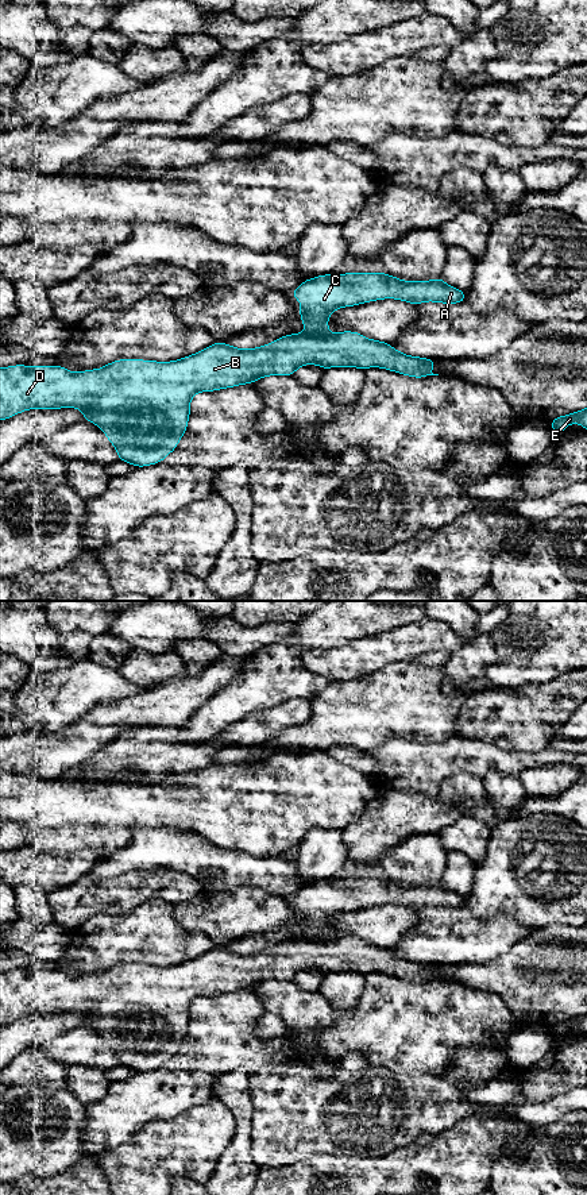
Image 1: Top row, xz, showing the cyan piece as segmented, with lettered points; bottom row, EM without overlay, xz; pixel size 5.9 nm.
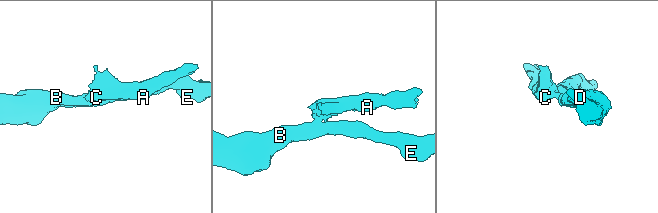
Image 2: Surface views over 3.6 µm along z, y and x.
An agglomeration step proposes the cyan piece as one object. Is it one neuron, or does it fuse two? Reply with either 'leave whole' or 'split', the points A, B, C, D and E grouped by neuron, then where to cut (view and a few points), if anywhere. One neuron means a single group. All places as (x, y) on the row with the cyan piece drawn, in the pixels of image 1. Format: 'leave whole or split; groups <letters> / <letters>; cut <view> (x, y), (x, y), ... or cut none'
split; groups A C / B D E; cut xz (305, 334), (328, 334)

